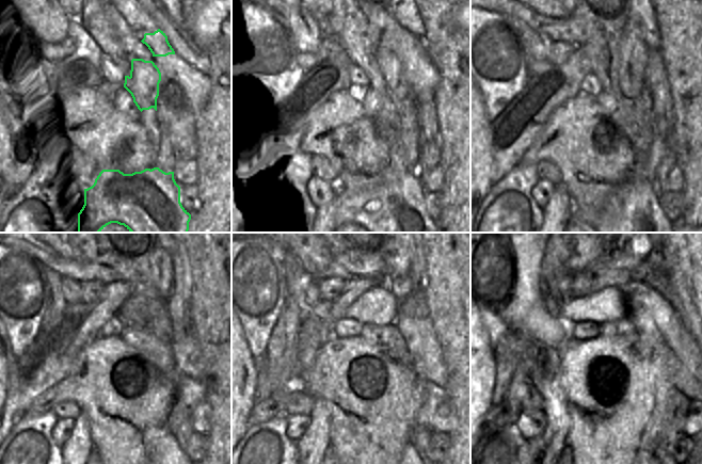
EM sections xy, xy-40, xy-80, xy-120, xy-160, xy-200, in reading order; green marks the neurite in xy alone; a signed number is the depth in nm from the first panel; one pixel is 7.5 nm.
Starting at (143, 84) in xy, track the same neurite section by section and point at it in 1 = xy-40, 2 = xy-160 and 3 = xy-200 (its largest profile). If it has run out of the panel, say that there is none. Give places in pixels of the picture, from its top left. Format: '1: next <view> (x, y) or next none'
1: next xy-40 (387, 72)
2: next xy-160 (396, 255)
3: next xy-200 (640, 254)

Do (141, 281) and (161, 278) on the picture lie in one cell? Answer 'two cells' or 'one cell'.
two cells

